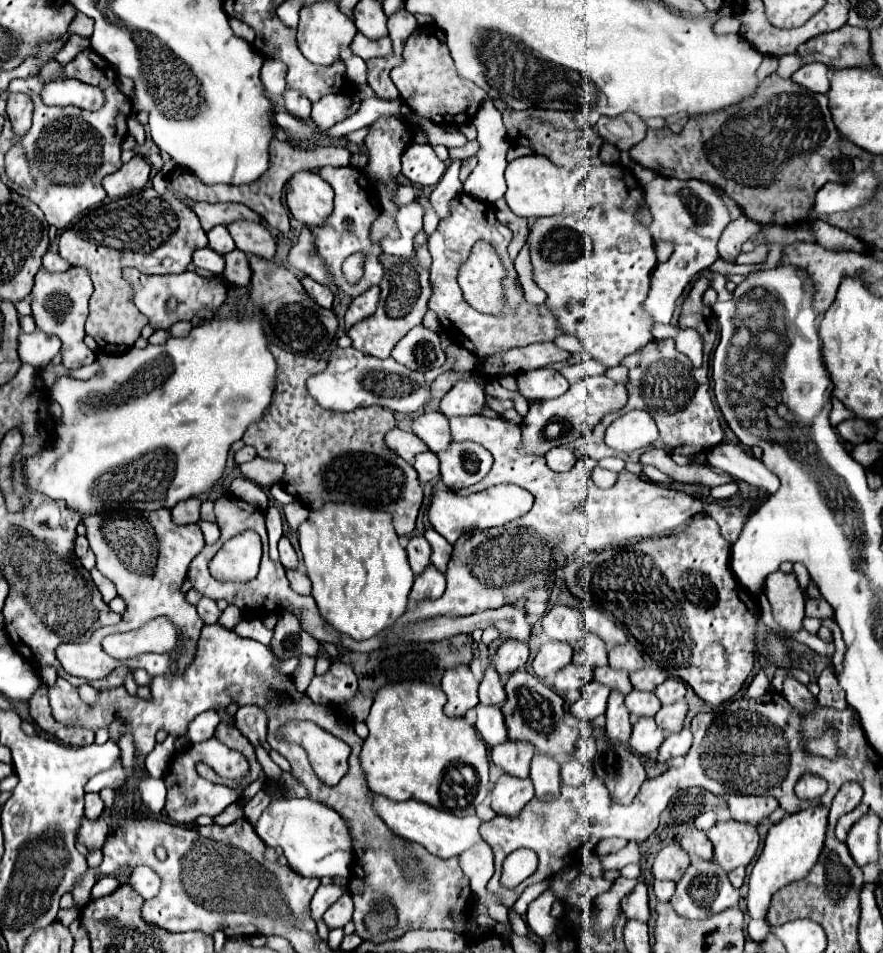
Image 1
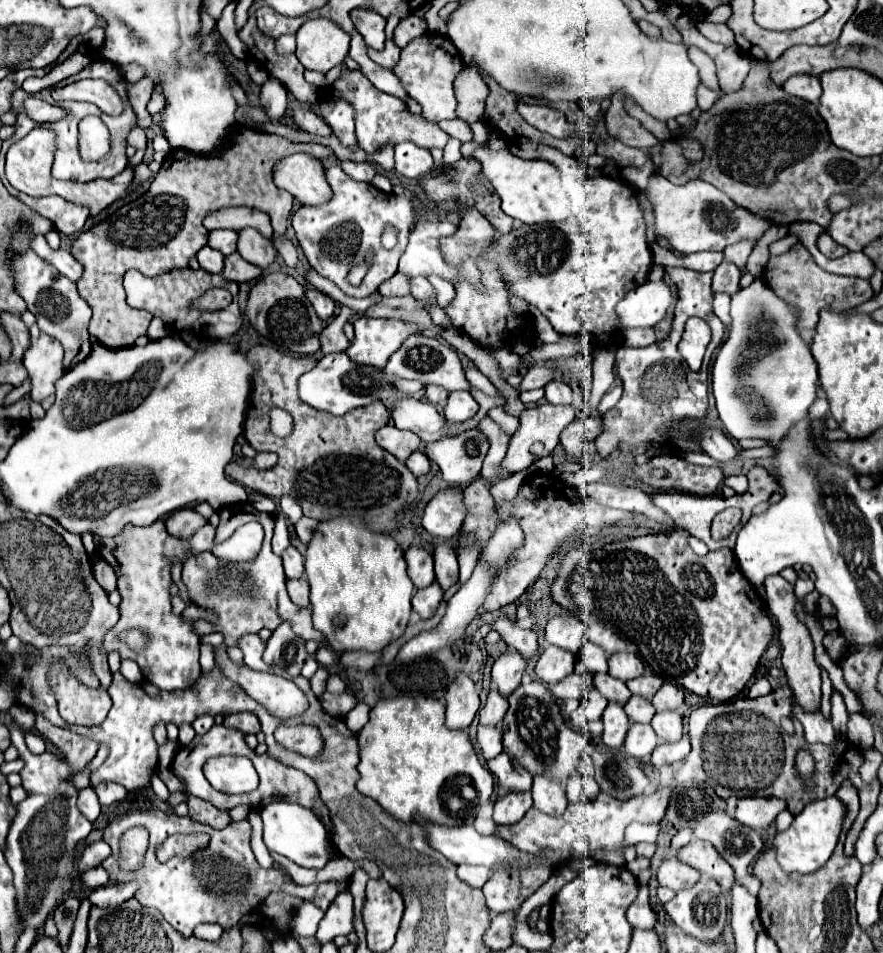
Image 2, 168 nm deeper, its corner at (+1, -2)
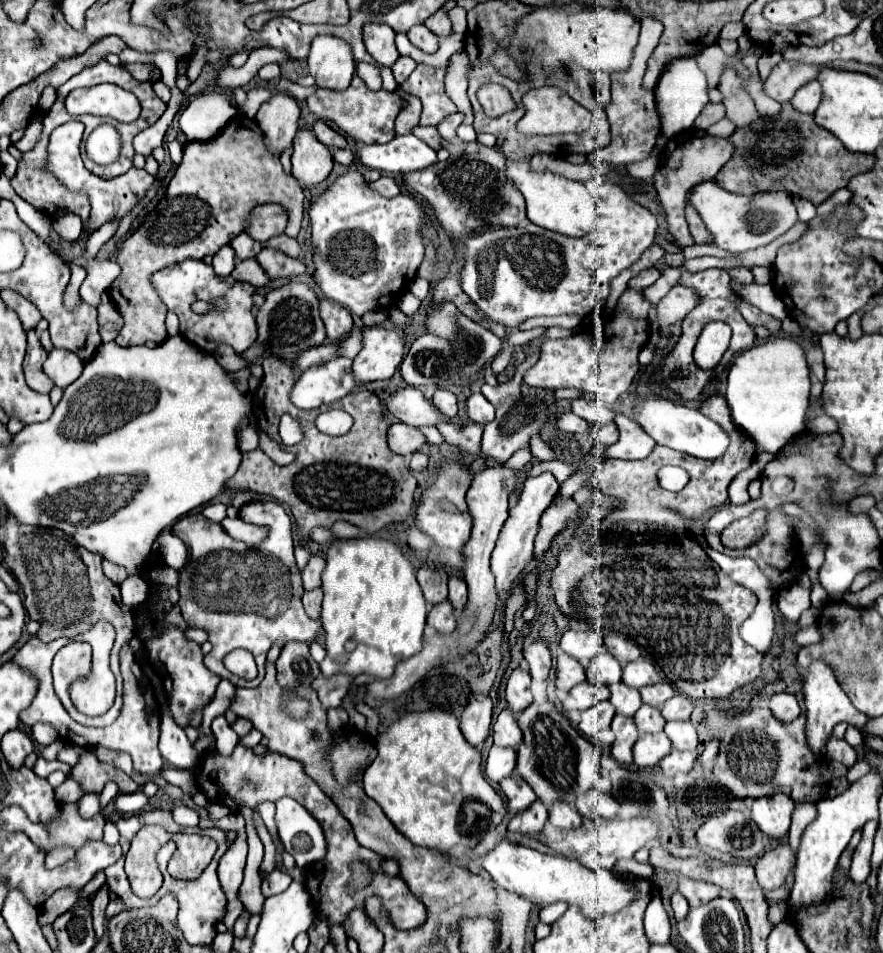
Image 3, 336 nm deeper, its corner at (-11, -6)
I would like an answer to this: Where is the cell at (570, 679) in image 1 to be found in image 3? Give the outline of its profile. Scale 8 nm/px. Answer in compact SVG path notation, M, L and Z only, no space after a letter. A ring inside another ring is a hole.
M584 681L584 683L570 689L570 693L564 697L562 705L564 705L566 711L572 711L572 709L586 711L586 709L594 707L596 703L600 703L604 699L610 699L608 687L596 687L588 681Z

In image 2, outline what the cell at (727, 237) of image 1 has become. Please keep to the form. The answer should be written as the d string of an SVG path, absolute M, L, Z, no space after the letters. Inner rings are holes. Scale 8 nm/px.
M722 261L714 269L714 281L712 281L712 291L724 291L724 293L736 293L738 291L738 281L740 281L740 269L732 261Z

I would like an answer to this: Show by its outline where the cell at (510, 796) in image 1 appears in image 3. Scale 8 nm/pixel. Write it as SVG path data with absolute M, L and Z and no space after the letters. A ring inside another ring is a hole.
M536 799L524 813L518 813L512 817L512 821L508 823L508 831L520 833L520 835L540 833L546 819L548 819L548 809Z

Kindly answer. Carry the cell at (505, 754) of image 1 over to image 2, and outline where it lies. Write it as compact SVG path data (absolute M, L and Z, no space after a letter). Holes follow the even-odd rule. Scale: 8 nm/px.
M506 751L488 761L488 769L506 791L530 791L532 775L524 771Z

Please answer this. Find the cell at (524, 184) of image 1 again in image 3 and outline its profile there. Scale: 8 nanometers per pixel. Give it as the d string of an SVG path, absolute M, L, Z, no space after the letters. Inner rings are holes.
M508 161L508 179L516 183L516 187L522 191L528 207L528 219L544 229L570 235L570 237L582 237L586 235L594 225L594 199L586 191L586 187L578 181L554 175L554 173L534 173L530 171L528 161Z

